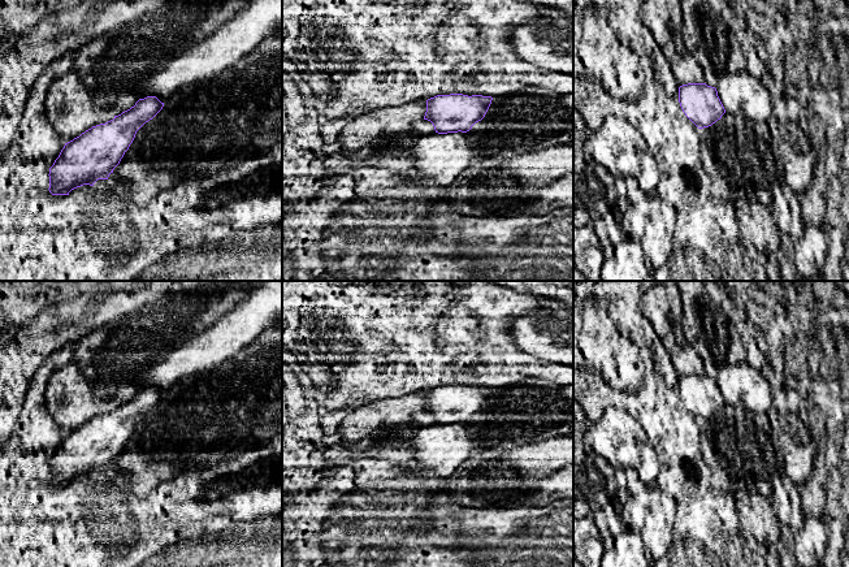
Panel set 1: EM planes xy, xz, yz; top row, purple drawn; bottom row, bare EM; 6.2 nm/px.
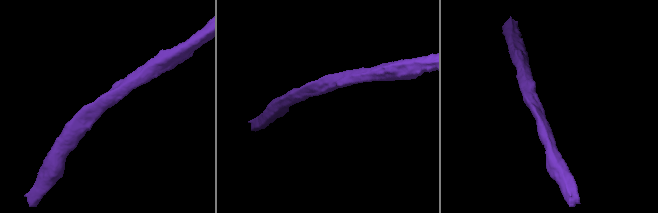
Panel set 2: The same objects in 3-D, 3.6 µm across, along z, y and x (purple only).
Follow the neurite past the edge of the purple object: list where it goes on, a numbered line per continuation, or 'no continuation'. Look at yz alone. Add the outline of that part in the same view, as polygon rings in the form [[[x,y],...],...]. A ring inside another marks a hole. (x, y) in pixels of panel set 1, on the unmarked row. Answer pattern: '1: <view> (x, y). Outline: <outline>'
no continuation

